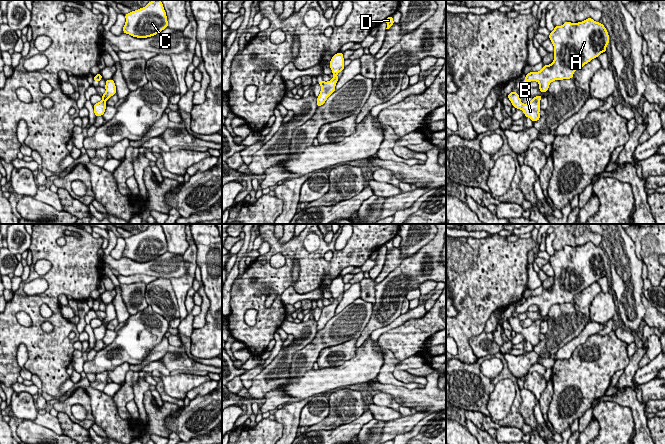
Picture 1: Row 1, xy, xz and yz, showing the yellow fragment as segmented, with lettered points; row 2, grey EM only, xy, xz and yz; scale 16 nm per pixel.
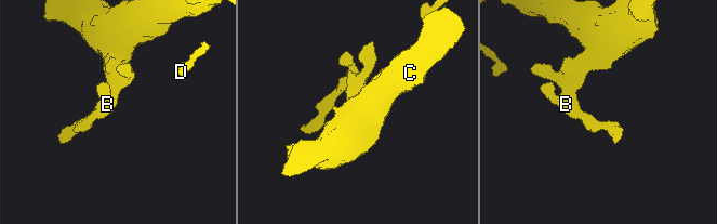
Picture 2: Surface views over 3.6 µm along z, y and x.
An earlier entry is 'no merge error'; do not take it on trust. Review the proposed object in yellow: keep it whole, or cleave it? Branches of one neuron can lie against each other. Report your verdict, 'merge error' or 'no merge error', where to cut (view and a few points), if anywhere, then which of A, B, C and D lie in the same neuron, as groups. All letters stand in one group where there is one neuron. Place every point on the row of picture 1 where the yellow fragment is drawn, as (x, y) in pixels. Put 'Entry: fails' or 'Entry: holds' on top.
Entry: holds
no merge error; cut none; groups A B C D

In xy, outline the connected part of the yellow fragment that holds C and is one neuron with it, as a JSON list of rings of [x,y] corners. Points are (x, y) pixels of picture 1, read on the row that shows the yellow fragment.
[[[153,0],[145,7],[125,14],[125,18],[123,33],[137,38],[154,36],[168,27],[161,0]]]

